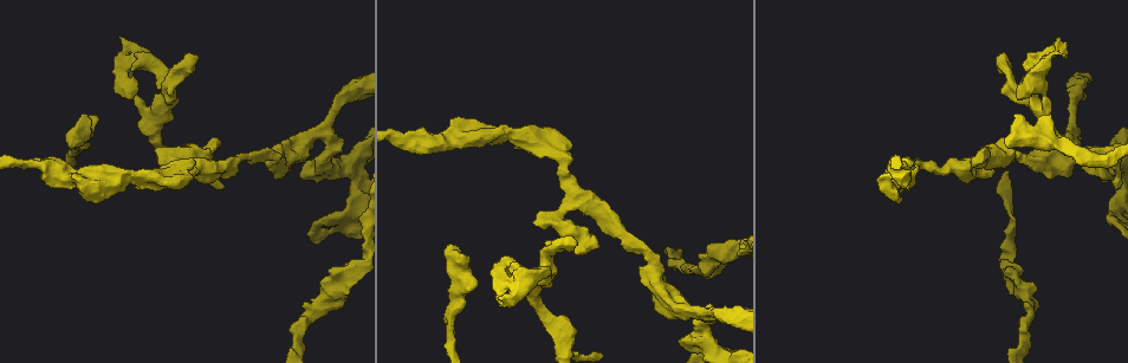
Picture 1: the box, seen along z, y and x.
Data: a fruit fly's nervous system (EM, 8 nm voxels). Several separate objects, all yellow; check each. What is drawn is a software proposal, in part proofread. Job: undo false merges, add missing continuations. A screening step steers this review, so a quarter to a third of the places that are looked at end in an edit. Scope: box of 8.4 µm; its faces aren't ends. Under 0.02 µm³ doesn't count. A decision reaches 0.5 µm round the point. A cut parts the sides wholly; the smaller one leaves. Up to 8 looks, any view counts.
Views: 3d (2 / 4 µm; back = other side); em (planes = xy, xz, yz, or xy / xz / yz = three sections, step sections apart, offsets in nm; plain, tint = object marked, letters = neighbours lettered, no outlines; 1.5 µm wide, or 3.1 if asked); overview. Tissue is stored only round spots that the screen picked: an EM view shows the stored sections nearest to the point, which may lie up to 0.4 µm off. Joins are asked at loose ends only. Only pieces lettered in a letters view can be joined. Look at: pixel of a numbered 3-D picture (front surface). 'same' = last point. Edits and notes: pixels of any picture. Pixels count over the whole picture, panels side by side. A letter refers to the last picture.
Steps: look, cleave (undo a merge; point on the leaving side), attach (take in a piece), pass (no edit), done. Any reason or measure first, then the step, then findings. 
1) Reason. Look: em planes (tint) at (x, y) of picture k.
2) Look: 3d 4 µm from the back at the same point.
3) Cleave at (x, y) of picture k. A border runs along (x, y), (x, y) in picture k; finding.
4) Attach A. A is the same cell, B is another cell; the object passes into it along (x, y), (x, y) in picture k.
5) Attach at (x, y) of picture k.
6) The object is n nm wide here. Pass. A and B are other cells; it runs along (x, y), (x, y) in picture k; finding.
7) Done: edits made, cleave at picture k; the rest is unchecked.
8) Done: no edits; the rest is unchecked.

Free end. Look: em planes (tint) at (535, 224) of picture 1.

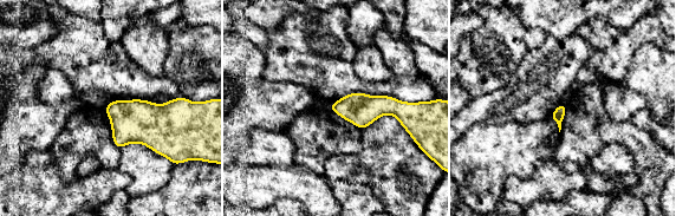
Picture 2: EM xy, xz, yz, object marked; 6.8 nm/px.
Look: em planes (letters) at the same point.

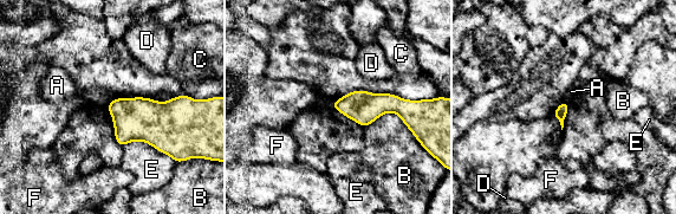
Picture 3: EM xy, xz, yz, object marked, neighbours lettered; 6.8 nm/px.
Pass. A, B, C, D, E and F are other cells; a border runs along (114, 99), (106, 104) in picture 3; none of them fits.

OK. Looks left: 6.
An open end. Look: 3d 4 µm from the back at (118, 56) of picture 1.

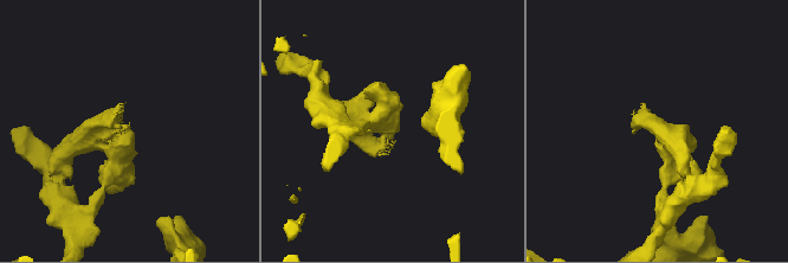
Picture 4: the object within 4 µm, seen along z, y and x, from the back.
Look: em xy step 4 (letters) at (636, 129) of picture 4.

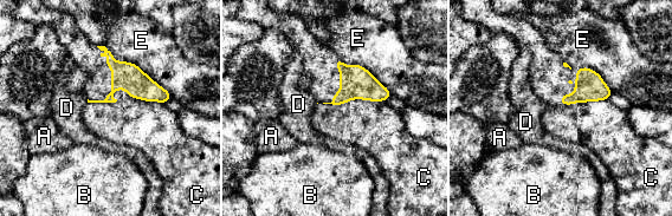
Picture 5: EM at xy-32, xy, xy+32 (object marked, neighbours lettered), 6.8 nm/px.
Another direction. Look: em planes (letters) at the same point.

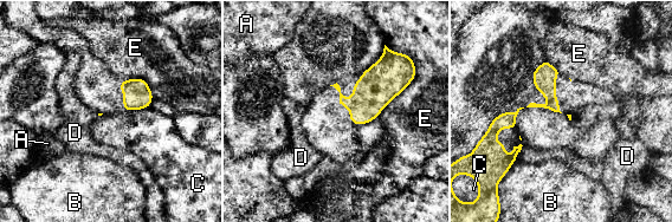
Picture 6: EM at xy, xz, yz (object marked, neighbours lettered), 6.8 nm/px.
Pass. A, B, C, D and E are other cells; a border runs along (527, 106), (543, 106), (561, 113) in picture 6; no lettered piece goes on from it.

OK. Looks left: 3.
Free end. Look: em planes (plain) at (999, 55) of picture 1.

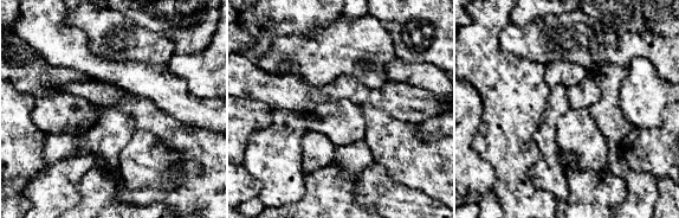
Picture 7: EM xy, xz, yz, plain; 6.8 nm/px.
Look: em planes (letters) at the same point.

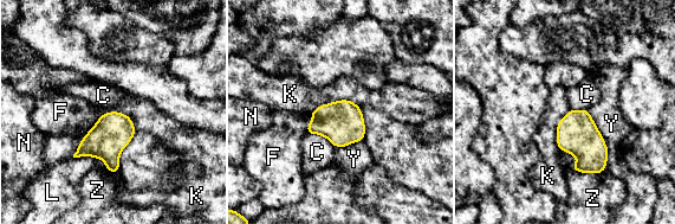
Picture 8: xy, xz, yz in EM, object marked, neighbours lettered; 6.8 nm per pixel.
Pass. C, F, K, L, N, Y and Z are other cells; a border runs along (359, 106), (335, 100), (311, 113) in picture 8; no lettered piece goes on from it.

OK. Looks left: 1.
Done: no edits; the rest is unchecked.

